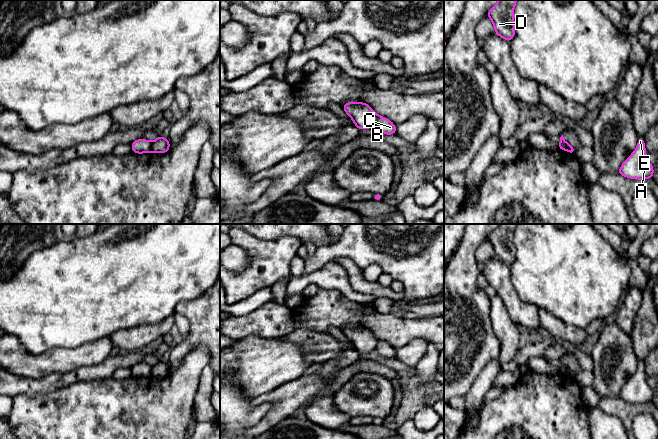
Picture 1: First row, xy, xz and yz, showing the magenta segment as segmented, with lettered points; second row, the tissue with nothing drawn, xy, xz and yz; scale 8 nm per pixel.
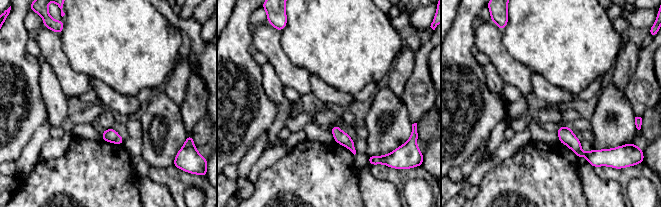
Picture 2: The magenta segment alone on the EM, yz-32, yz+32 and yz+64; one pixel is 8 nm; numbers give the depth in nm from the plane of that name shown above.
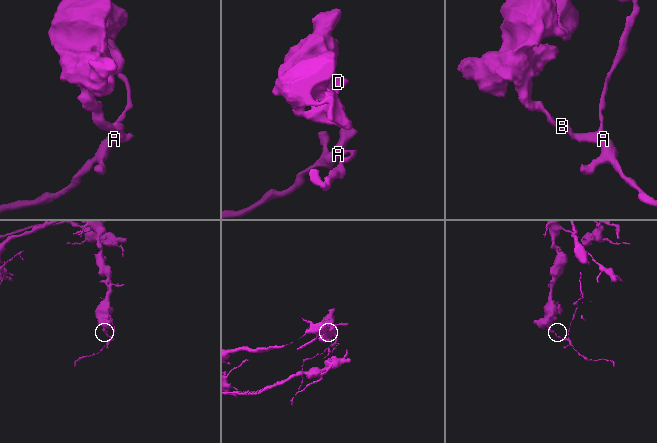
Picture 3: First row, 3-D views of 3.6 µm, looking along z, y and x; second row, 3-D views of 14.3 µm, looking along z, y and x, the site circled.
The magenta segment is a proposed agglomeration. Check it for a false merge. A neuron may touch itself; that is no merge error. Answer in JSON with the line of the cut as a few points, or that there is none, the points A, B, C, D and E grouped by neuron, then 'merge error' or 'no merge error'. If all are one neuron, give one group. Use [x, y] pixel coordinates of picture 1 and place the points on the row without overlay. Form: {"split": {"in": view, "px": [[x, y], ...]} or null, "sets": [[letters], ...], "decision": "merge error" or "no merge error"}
{"split": {"in": "xy", "px": [[151, 367], [152, 375]]}, "sets": [["A", "C", "E"], ["B", "D"]], "decision": "merge error"}

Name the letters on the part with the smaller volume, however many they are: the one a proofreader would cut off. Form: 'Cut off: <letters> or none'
Cut off: A, C, E

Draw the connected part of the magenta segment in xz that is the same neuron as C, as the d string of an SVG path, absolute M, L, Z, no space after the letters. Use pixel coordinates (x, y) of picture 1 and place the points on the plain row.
M378 340L376 350L383 358L392 359L397 357L396 349L383 340Z

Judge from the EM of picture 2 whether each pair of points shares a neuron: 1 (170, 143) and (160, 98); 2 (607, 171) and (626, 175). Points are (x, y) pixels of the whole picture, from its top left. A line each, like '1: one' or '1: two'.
1: one
2: one

